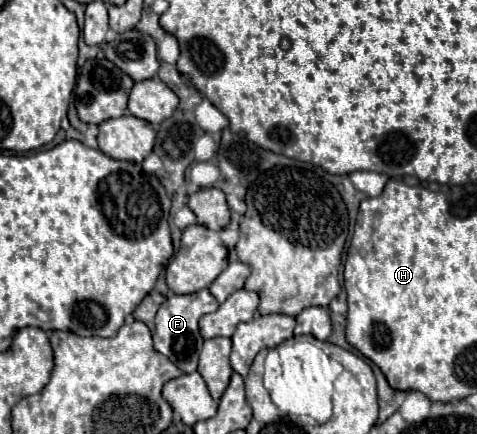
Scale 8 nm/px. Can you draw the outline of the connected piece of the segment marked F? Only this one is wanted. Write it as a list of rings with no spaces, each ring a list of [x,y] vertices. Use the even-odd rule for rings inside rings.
[[[208,289],[190,293],[190,295],[176,295],[170,293],[168,299],[160,305],[156,313],[156,329],[154,329],[154,349],[166,355],[180,371],[192,373],[198,367],[198,355],[202,349],[202,335],[198,331],[198,319],[206,313],[212,313],[218,309],[216,297]]]

